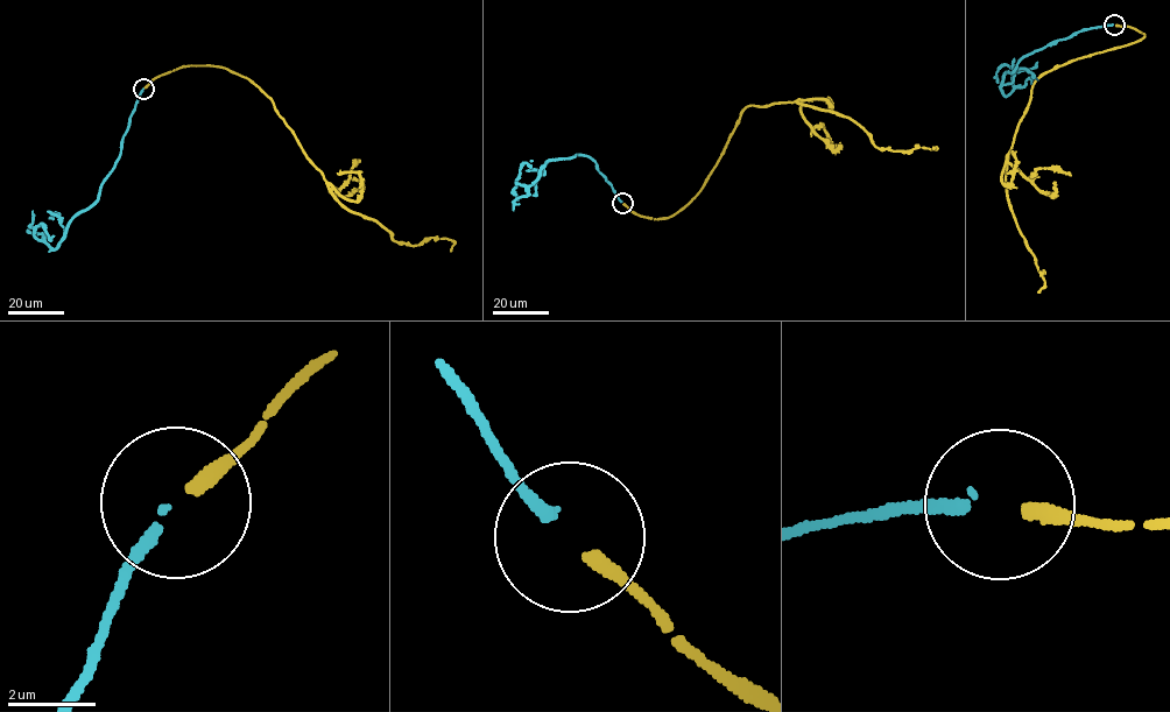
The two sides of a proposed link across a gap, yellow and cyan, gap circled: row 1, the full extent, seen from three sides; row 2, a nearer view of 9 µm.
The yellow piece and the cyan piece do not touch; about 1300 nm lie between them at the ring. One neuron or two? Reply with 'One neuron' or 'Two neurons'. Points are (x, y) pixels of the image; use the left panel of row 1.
One neuron

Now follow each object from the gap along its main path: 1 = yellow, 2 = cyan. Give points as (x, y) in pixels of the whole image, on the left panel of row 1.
1: (145, 87), (192, 65), (251, 80), (338, 202), (395, 240), (446, 238), (451, 251)
2: (143, 89), (120, 156), (97, 199), (72, 219), (58, 247), (34, 235), (34, 227), (43, 225), (51, 241)

